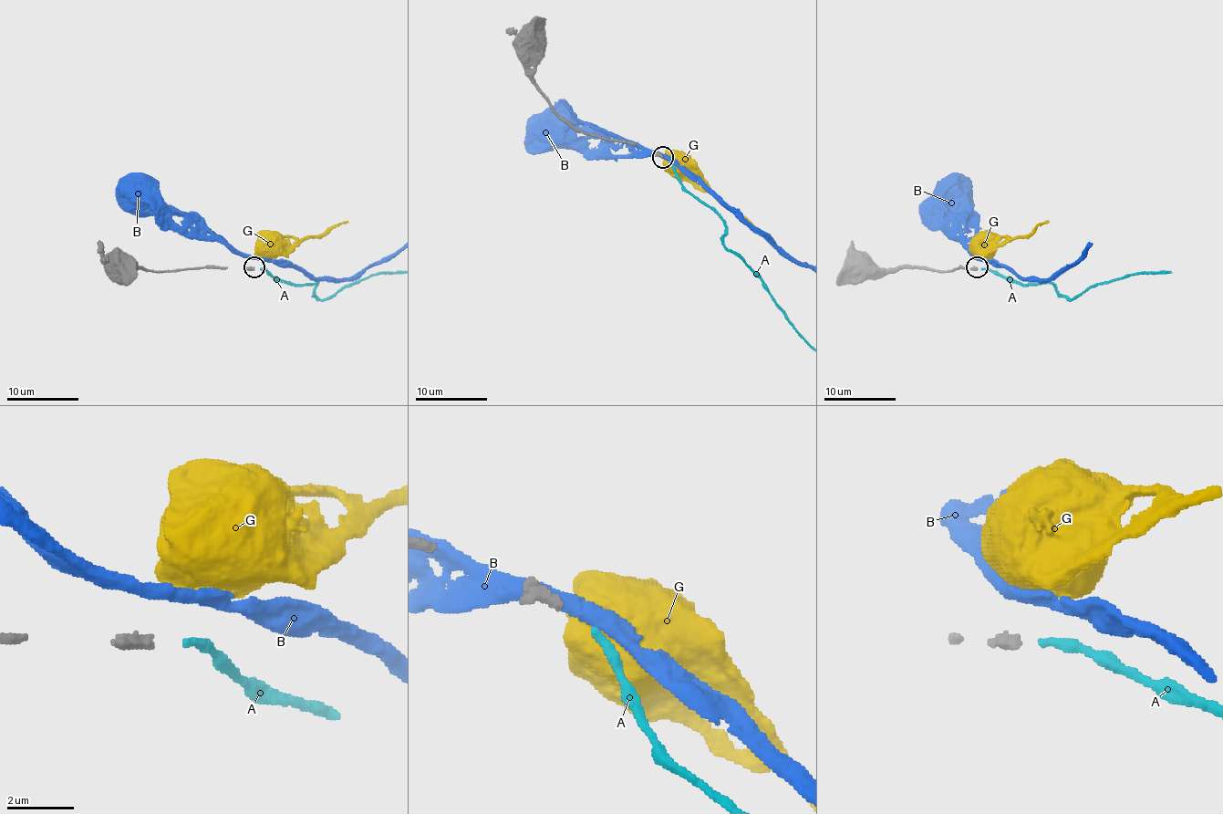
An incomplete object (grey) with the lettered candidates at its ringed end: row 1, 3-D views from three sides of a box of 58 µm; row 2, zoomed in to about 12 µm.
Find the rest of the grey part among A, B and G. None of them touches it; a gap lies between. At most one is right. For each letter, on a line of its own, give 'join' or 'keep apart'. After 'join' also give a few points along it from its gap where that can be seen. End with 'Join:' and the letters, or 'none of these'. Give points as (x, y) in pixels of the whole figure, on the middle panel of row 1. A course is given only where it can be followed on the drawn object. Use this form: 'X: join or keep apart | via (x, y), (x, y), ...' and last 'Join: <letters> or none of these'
A: join
B: keep apart
G: keep apart
Join: A

